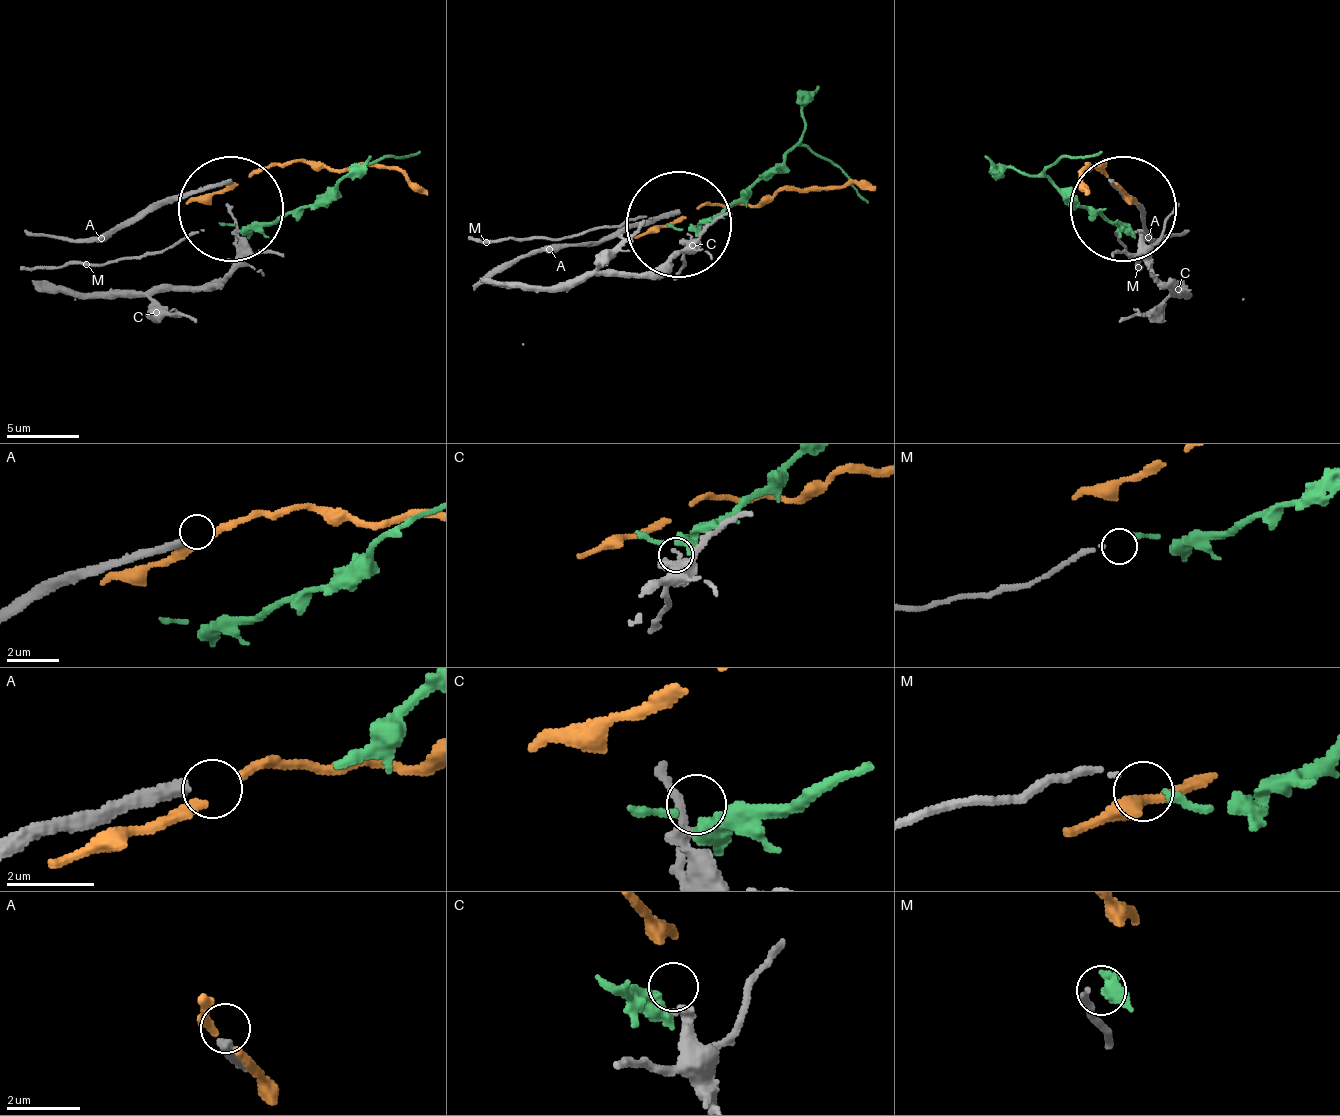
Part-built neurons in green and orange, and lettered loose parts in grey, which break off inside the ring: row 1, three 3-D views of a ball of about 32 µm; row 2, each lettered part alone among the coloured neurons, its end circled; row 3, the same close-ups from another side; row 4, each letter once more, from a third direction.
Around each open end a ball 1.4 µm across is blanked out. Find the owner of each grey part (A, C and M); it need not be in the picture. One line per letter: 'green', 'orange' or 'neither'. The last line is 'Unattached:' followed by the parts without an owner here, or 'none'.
A: neither
C: neither
M: neither
Unattached: A, C, M

